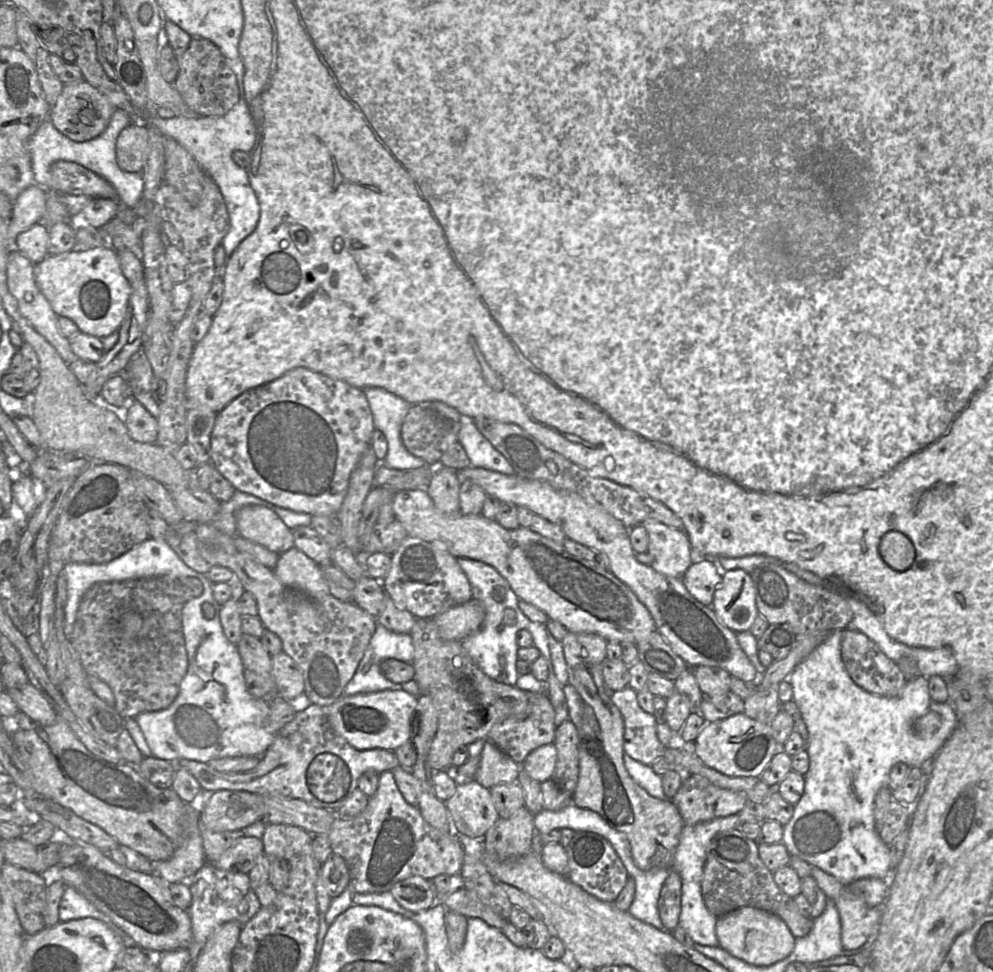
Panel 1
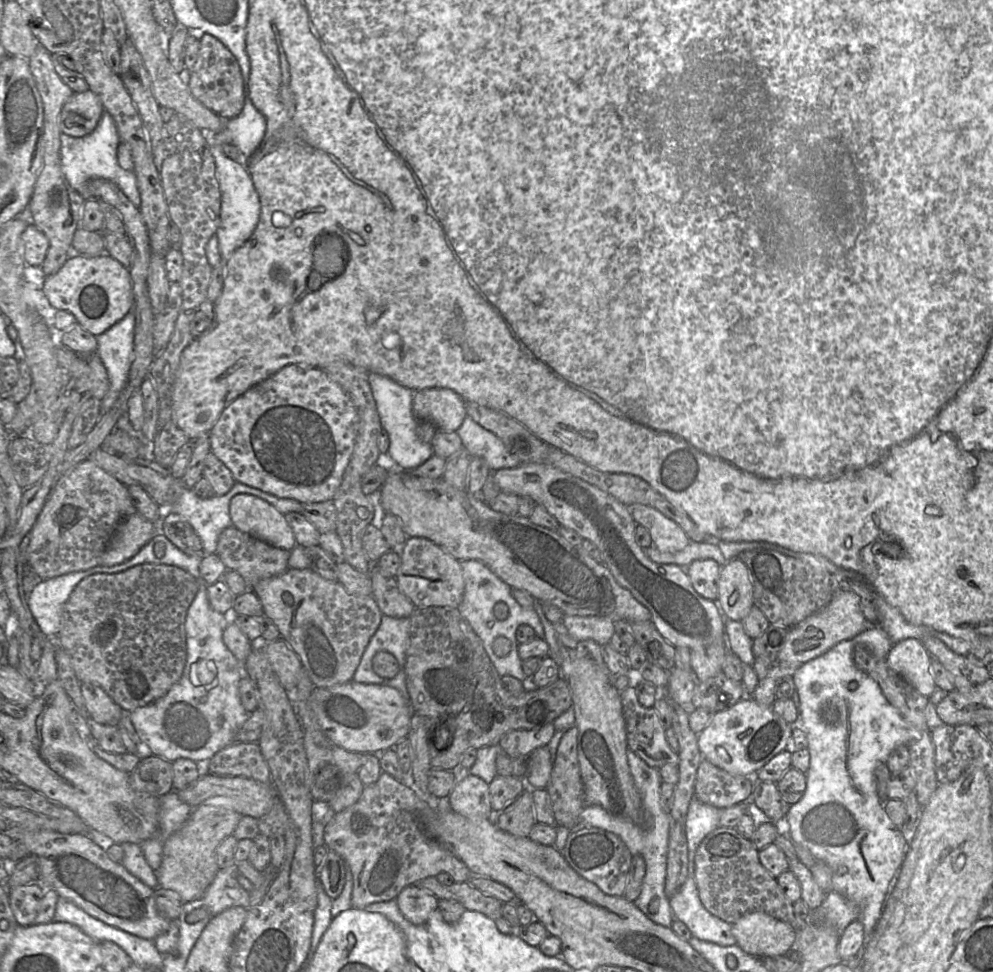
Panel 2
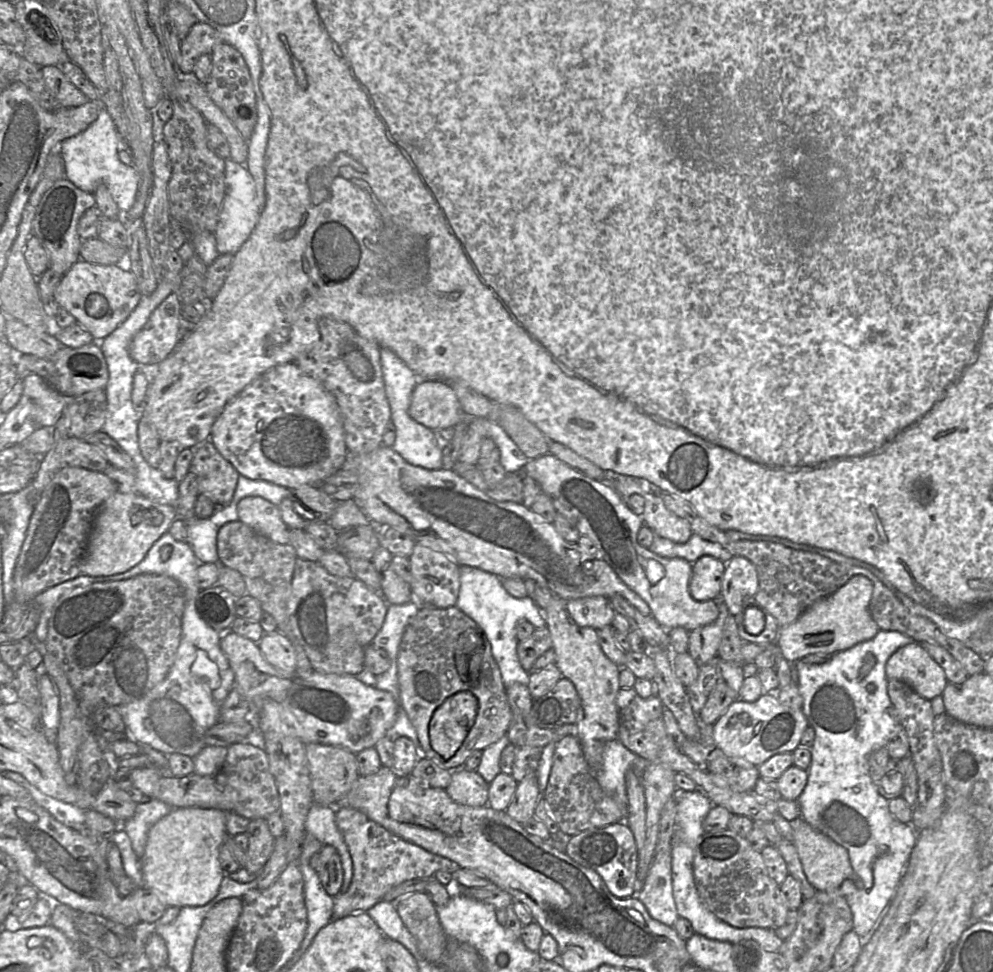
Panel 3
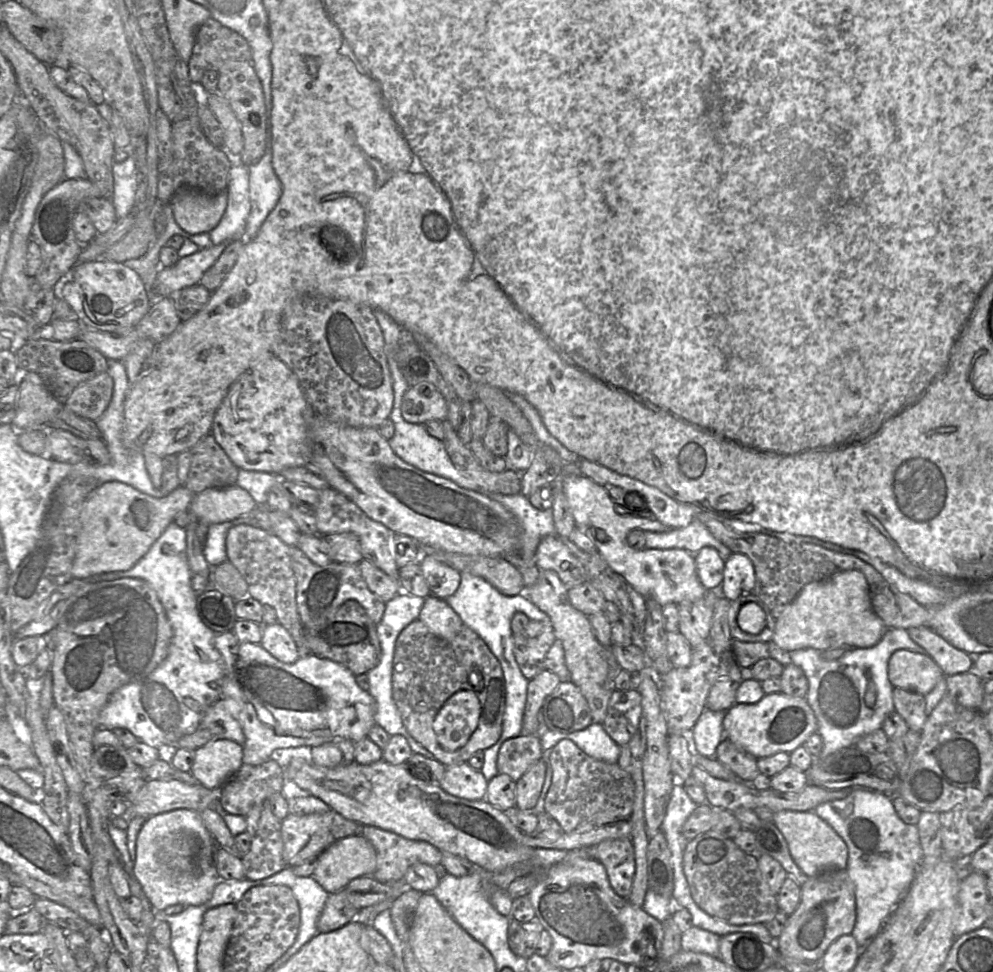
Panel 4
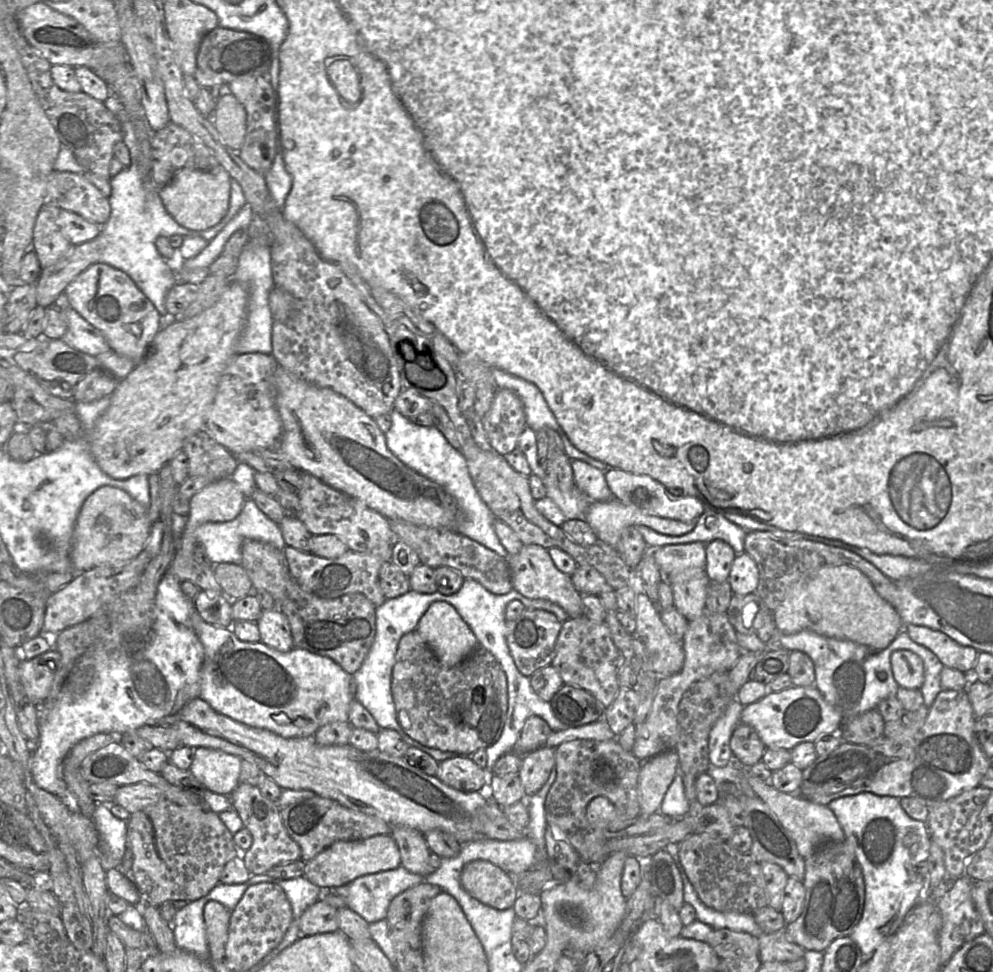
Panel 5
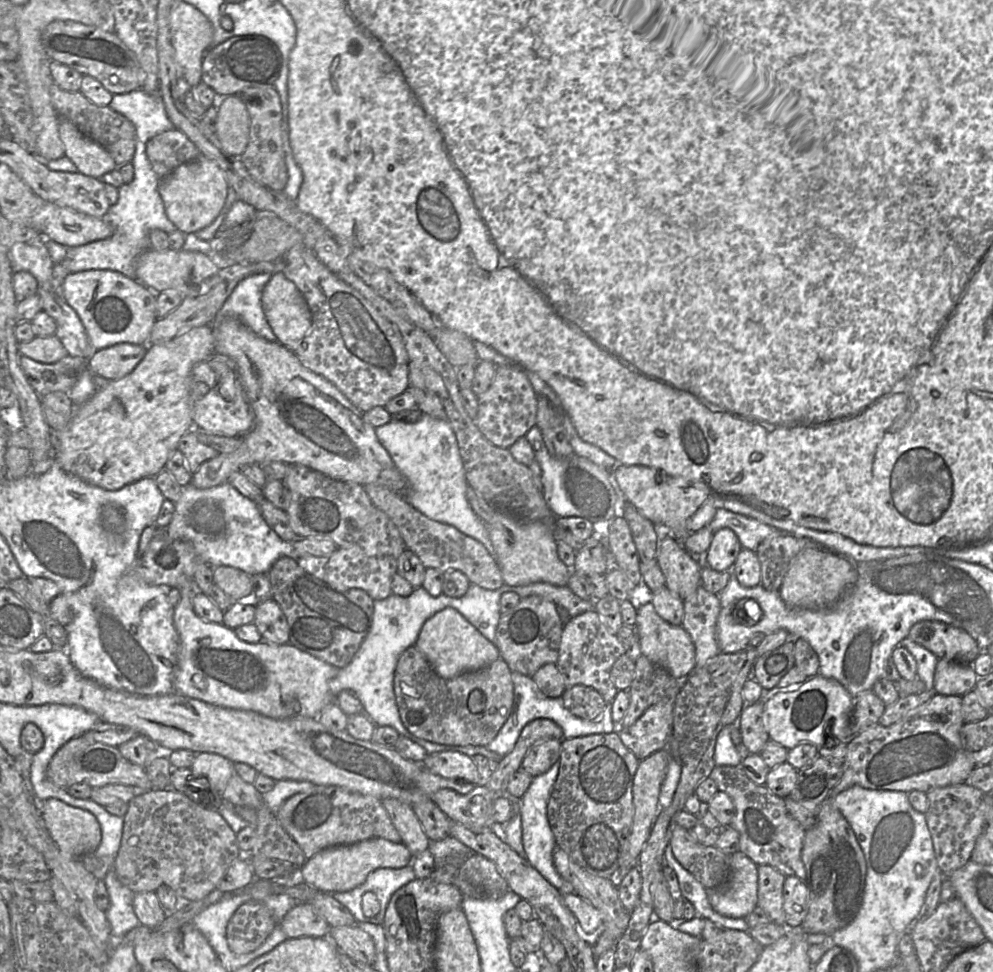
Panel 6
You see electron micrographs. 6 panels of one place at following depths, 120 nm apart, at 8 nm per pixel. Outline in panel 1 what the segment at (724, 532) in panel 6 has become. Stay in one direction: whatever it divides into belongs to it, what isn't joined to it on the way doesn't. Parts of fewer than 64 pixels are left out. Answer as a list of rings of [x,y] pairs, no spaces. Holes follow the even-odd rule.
[[[713,559],[694,562],[688,567],[682,579],[689,593],[705,606],[711,606],[713,594],[725,571],[715,566]]]

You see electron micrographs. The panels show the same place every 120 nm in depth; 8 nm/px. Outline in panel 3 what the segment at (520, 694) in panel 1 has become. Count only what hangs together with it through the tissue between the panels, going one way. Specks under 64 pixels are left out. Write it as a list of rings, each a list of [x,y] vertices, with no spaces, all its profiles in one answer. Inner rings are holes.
[[[420,605],[416,615],[406,626],[403,633],[399,645],[397,667],[401,706],[416,730],[420,754],[433,760],[440,767],[451,772],[458,770],[464,766],[466,760],[474,752],[483,751],[507,734],[512,721],[512,711],[500,669],[492,655],[491,645],[479,625],[456,606],[437,608]],[[562,677],[547,694],[533,701],[530,716],[534,725],[552,731],[566,724],[577,725],[583,707],[574,684]],[[461,691],[468,691],[477,698],[478,711],[475,723],[459,750],[453,757],[445,760],[431,746],[429,724],[435,710],[448,697]]]

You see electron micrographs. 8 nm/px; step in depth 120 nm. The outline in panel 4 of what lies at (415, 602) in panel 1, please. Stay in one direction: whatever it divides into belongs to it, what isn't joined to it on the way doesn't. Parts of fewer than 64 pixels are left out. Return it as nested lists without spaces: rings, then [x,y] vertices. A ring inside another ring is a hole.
[[[422,554],[418,563],[432,595],[445,600],[456,592],[461,582],[459,571],[430,554]]]

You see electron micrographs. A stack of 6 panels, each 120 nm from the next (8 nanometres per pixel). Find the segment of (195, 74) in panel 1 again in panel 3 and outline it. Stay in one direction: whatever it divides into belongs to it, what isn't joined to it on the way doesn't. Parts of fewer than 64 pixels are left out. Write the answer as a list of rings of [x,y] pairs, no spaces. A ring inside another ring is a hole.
[[[225,42],[216,45],[210,57],[212,67],[208,81],[204,84],[206,91],[247,141],[257,122],[256,98],[249,68],[241,53]]]

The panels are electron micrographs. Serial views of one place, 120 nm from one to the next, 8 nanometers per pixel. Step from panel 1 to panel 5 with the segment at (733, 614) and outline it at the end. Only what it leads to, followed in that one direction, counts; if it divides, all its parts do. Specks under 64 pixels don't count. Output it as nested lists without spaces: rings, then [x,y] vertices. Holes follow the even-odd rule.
[[[745,552],[736,554],[727,579],[733,594],[753,593],[757,588],[758,579],[758,568],[753,558]]]

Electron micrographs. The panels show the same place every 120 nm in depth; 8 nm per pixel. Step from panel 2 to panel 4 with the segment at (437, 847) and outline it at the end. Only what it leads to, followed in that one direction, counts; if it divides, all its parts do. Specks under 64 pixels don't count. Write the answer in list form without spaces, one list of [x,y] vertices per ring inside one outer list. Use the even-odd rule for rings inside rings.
[[[362,825],[361,834],[371,842],[376,852],[377,865],[372,877],[381,883],[403,882],[407,869],[415,863],[435,867],[441,863],[443,853],[434,845],[420,840],[410,840],[390,831],[371,825]],[[344,889],[336,893],[331,893],[318,919],[318,932],[331,932],[339,929],[356,919],[358,915],[359,910],[349,902]]]

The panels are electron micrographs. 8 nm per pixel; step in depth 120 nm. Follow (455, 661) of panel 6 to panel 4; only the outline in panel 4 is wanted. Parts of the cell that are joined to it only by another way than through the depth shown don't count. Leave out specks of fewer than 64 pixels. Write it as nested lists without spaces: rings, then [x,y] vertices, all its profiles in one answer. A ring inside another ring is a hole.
[[[432,594],[425,598],[419,617],[428,629],[440,638],[452,640],[464,625],[459,615]]]

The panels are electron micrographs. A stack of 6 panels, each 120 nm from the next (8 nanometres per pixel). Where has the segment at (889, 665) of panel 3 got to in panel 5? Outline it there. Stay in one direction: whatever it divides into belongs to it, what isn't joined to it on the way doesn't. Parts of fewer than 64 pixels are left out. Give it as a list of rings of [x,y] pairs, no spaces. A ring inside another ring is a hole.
[[[897,650],[891,655],[893,676],[899,687],[920,689],[924,682],[923,660],[910,650]]]

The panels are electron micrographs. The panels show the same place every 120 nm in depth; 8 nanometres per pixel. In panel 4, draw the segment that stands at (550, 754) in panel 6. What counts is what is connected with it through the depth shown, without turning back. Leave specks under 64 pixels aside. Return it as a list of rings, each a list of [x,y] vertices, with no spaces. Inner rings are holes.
[[[540,759],[516,782],[516,805],[523,811],[532,811],[537,804],[545,780],[546,763]]]

